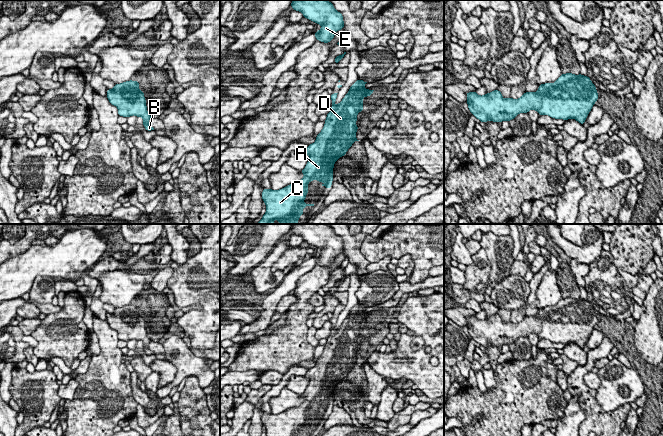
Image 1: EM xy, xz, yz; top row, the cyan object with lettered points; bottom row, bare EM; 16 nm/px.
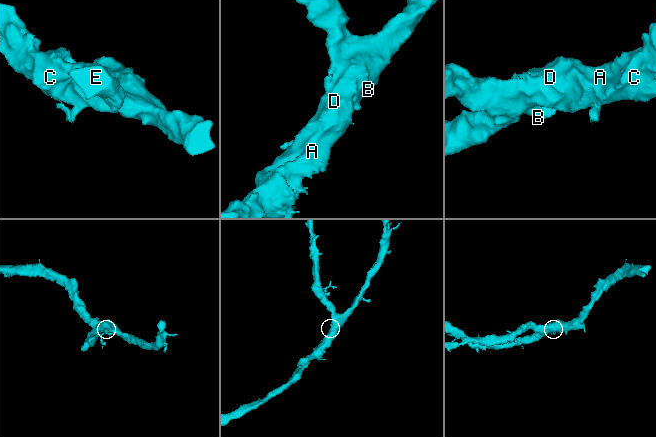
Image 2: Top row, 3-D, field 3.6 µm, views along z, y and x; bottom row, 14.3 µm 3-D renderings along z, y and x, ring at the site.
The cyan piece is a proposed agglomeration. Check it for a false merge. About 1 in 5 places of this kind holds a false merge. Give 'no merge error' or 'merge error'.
no merge error

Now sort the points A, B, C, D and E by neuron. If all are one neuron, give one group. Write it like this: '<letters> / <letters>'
A B C D E

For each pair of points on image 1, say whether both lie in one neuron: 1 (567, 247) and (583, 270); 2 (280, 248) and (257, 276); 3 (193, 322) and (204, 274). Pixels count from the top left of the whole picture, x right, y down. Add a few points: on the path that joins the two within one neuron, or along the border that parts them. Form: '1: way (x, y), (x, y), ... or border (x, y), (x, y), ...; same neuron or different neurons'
1: border (572, 258), (588, 265); different neurons
2: way (274, 255), (264, 269); same neuron
3: way (204, 310), (204, 286); same neuron

